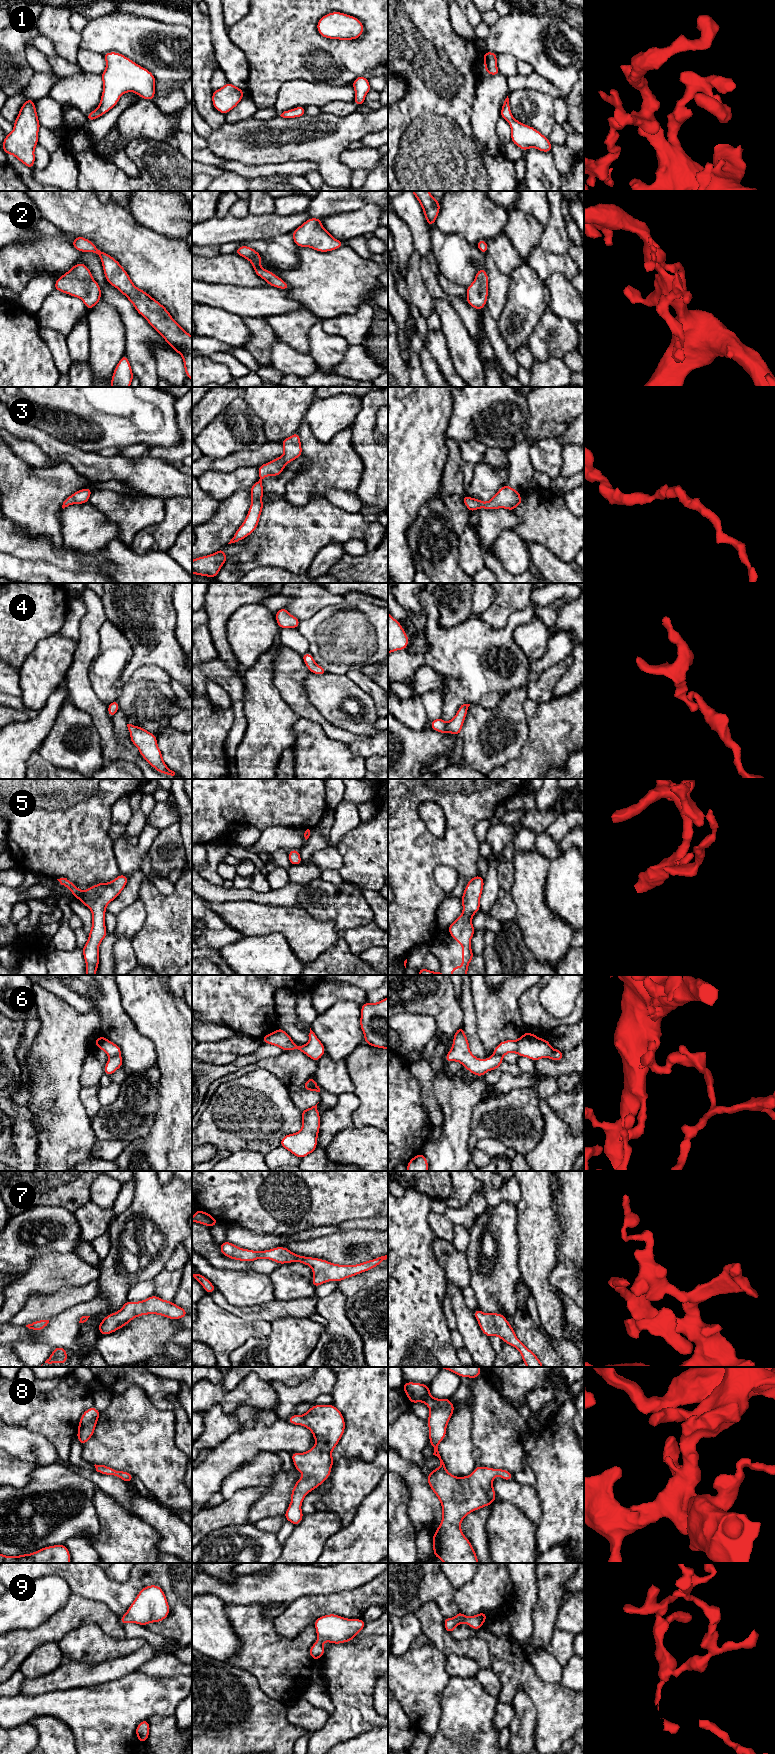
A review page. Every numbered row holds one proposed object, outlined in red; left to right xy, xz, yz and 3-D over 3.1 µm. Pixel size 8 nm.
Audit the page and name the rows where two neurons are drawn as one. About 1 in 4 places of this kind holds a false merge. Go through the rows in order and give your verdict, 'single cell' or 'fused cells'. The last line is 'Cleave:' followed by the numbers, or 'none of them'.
1: single cell
2: single cell
3: single cell
4: single cell
5: single cell
6: fused cells
7: single cell
8: single cell
9: single cell
Cleave: 6

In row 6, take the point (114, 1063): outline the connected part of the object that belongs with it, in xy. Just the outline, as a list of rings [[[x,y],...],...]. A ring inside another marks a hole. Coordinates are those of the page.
[[[121,1055],[110,1057],[105,1064],[104,1073],[111,1076],[116,1070],[122,1067],[123,1059]]]

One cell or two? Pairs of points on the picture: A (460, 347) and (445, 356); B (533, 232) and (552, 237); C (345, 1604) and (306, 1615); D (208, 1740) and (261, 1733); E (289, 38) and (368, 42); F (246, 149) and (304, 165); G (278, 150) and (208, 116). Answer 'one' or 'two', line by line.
A: two
B: two
C: one
D: one
E: one
F: two
G: two

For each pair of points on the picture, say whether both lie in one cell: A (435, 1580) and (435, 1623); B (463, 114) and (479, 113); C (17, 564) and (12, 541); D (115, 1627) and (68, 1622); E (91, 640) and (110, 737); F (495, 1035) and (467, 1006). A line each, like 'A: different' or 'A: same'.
A: different
B: different
C: different
D: same
E: same
F: different

